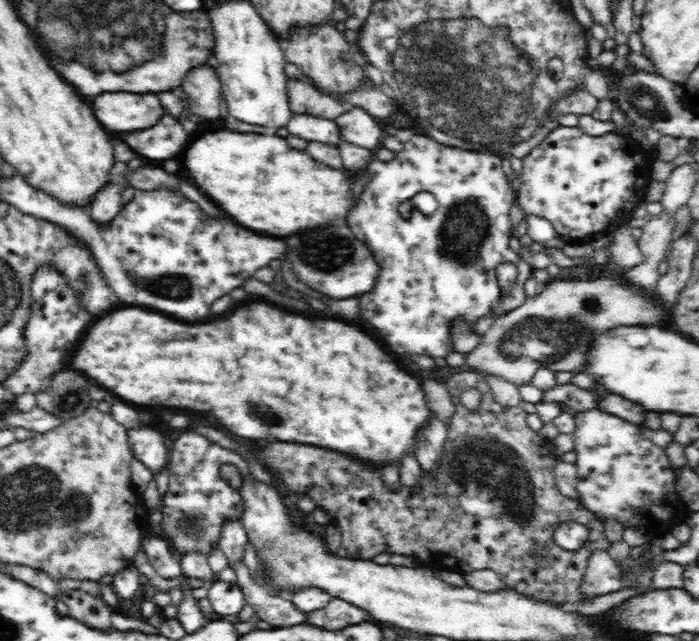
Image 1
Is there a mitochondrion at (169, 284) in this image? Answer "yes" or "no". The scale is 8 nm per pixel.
yes

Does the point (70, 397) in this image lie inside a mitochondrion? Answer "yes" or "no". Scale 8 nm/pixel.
yes

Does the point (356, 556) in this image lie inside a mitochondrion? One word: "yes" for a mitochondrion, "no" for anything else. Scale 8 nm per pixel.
no

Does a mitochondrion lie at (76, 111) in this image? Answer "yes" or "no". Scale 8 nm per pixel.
no

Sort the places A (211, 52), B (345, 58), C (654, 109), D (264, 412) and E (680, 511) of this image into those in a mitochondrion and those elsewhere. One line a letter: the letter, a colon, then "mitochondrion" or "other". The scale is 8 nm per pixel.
A: other
B: mitochondrion
C: mitochondrion
D: mitochondrion
E: other

